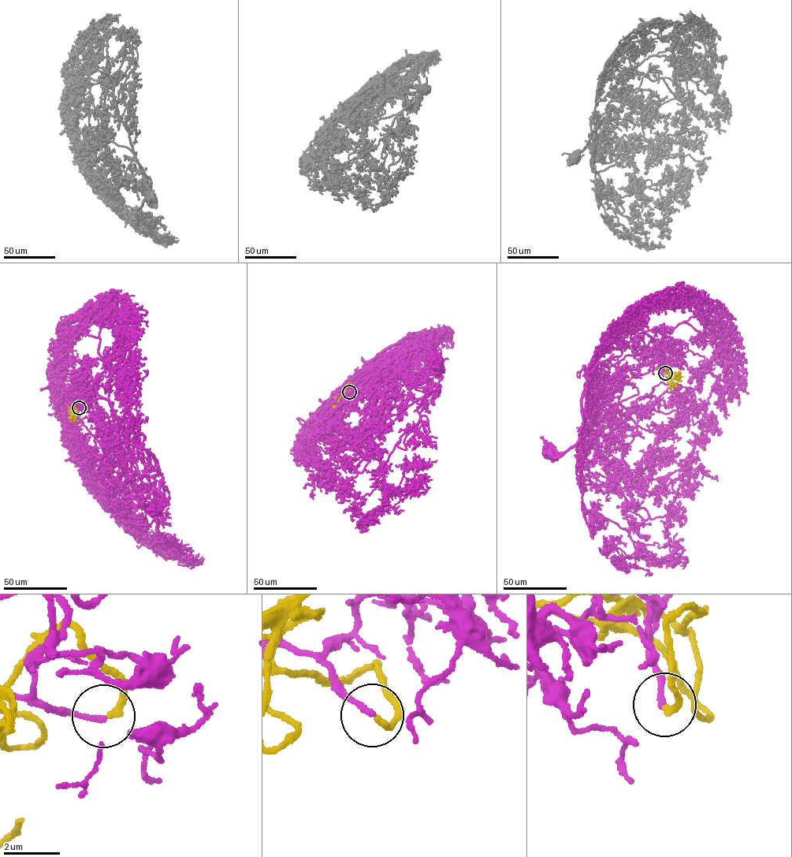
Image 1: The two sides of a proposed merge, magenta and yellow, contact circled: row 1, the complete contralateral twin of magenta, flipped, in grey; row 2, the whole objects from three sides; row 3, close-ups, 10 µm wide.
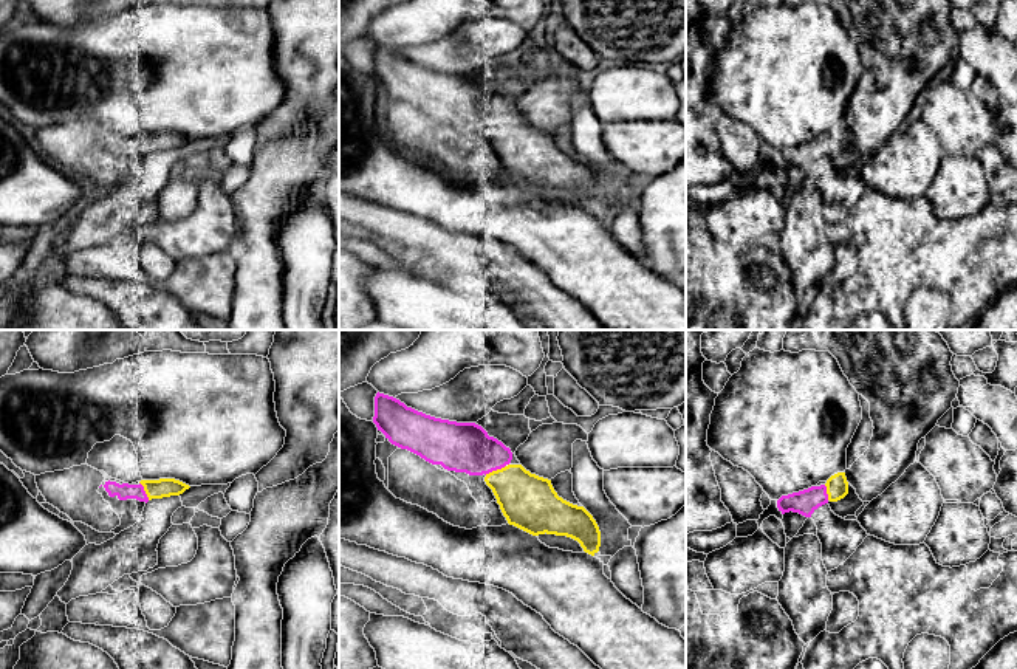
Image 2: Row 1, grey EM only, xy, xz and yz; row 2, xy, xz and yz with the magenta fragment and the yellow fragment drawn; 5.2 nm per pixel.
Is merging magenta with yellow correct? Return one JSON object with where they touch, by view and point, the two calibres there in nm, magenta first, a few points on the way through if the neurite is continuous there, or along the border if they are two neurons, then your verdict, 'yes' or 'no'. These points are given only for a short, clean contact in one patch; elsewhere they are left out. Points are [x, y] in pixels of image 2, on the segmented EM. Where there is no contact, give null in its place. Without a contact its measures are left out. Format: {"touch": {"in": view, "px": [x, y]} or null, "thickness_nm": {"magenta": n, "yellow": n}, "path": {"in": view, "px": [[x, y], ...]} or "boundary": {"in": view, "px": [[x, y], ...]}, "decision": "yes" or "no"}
{"touch": {"in": "xz", "px": [494, 470]}, "thickness_nm": {"magenta": 260, "yellow": 280}, "decision": "yes"}

